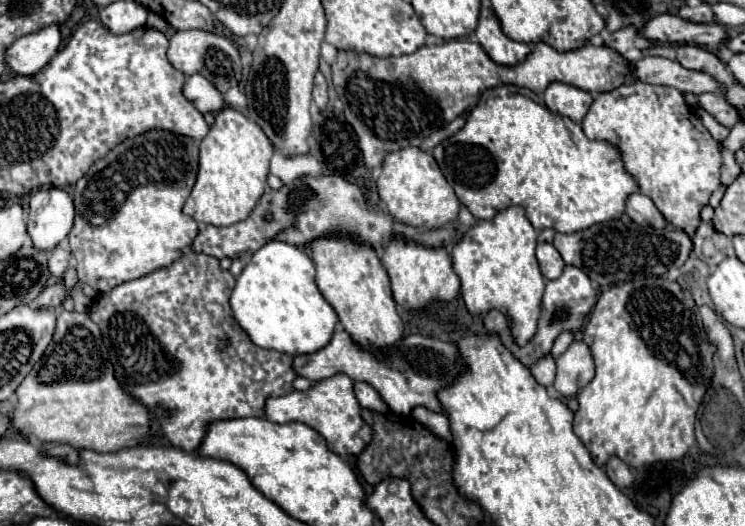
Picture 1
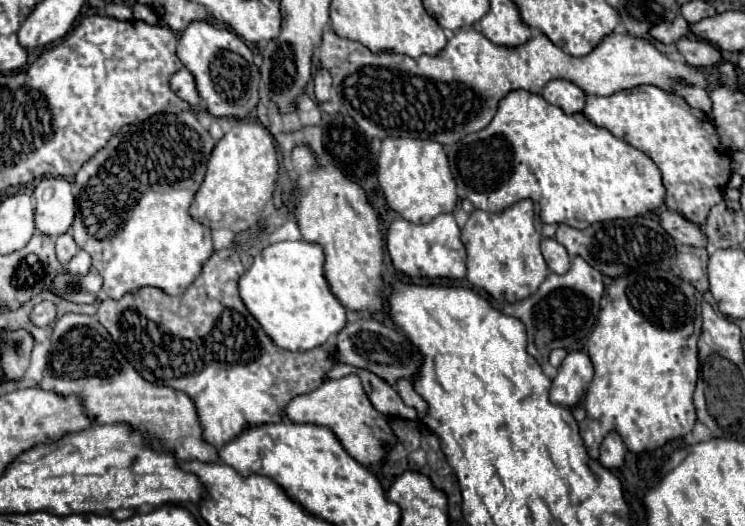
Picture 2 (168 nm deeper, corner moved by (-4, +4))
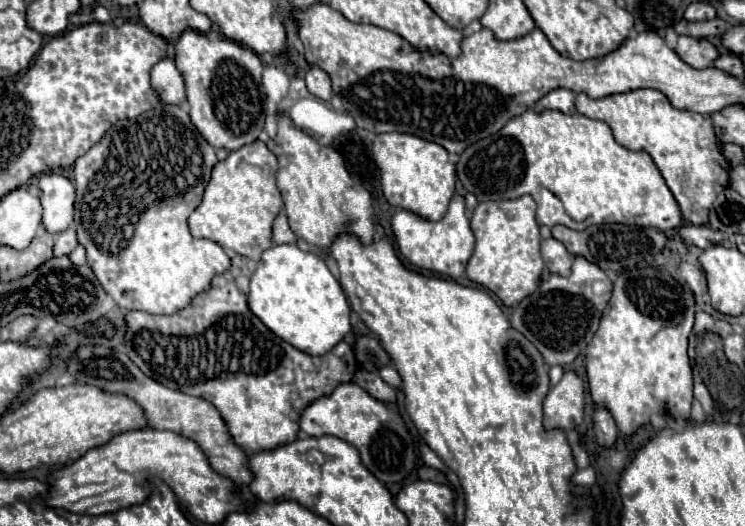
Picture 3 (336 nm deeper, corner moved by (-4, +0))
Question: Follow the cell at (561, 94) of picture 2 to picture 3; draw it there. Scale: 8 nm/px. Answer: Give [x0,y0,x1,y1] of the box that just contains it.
[533,89,575,115]

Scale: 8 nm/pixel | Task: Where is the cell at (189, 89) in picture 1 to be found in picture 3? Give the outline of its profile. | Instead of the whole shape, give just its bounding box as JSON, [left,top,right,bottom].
[151,57,185,103]

